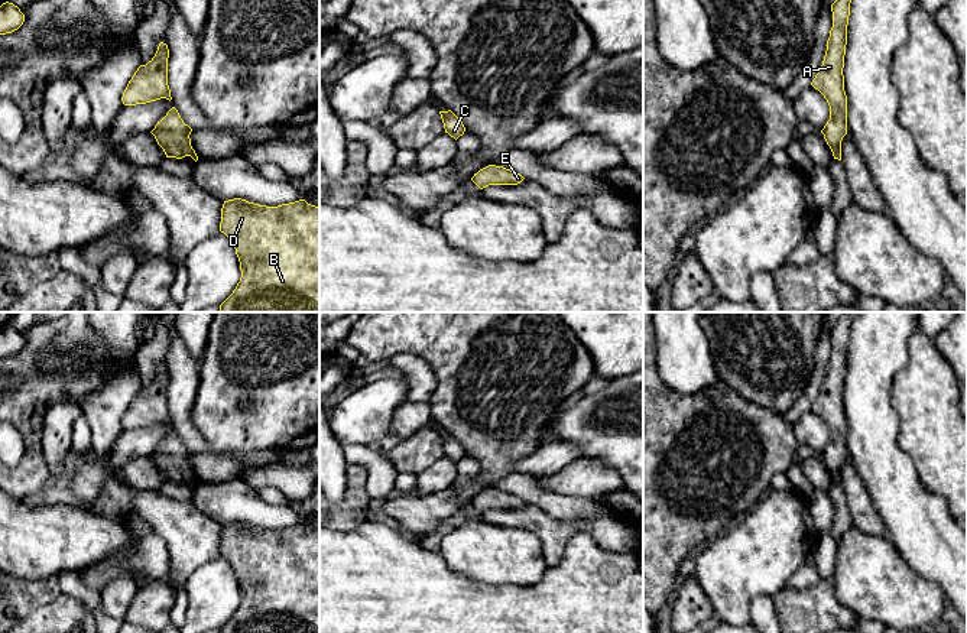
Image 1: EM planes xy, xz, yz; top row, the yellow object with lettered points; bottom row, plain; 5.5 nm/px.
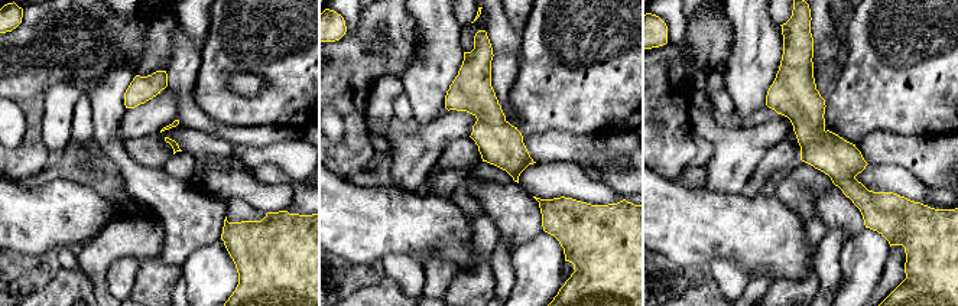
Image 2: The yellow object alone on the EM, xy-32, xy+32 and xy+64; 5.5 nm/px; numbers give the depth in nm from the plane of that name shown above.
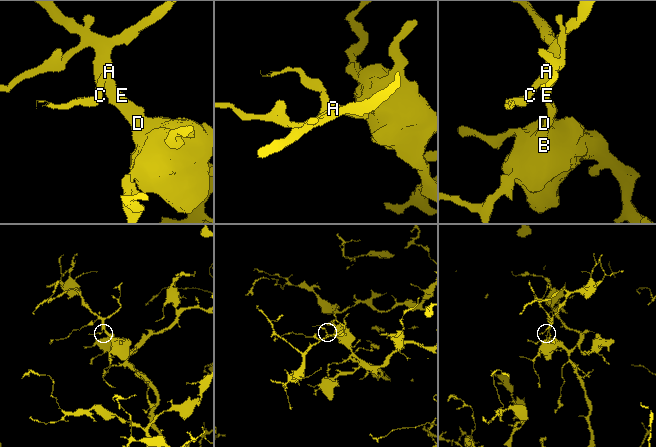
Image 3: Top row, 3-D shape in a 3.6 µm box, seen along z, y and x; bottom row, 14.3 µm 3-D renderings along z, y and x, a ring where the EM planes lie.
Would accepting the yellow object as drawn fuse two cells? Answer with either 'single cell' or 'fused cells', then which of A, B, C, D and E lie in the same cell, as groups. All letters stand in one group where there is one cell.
single cell; A B C D E

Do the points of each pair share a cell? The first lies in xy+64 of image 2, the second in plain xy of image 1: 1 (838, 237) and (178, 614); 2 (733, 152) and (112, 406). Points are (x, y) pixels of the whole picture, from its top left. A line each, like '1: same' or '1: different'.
1: same
2: different

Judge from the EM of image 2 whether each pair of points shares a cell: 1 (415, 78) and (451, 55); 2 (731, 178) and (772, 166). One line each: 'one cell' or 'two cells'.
1: one cell
2: two cells

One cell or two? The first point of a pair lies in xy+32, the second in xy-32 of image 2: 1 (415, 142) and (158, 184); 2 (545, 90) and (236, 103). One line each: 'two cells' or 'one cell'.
1: two cells
2: one cell

